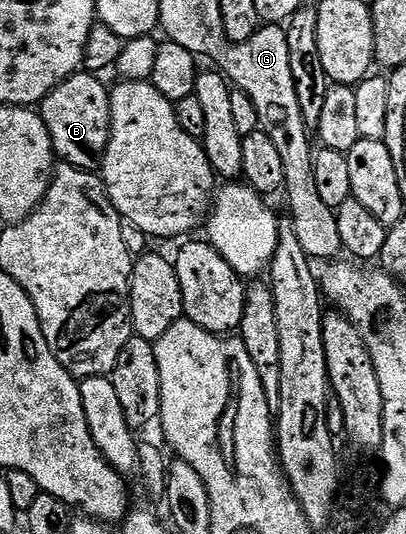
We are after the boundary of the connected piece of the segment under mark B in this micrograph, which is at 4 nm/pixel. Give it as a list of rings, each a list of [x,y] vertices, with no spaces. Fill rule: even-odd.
[[[93,73],[89,79],[68,78],[67,87],[63,91],[50,91],[41,104],[41,114],[44,125],[47,126],[49,137],[52,139],[52,149],[64,163],[73,167],[80,167],[82,171],[94,172],[102,164],[103,154],[107,152],[107,142],[111,140],[111,97],[109,87],[100,80],[98,74]]]

